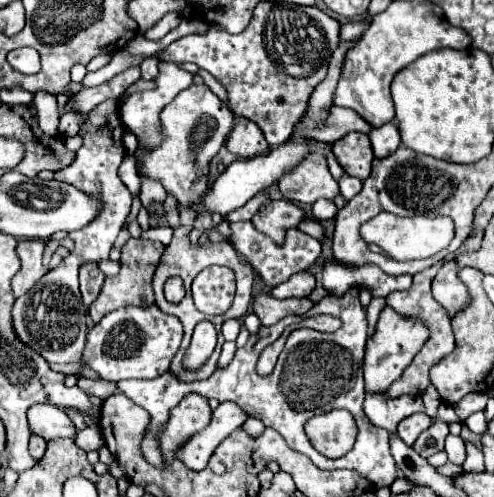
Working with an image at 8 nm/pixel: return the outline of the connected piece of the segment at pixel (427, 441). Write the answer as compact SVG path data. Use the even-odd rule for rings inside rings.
M433 421L433 425L421 433L421 437L415 441L413 449L421 455L421 457L431 457L433 453L437 451L443 451L443 443L445 443L445 437L449 435L449 427L447 423L443 421Z

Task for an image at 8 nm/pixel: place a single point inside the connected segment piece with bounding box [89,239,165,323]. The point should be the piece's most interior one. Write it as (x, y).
(139, 257)

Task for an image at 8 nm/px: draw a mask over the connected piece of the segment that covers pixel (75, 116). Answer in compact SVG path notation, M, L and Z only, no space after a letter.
M65 113L59 123L59 135L61 137L77 135L77 121L81 121L81 113Z

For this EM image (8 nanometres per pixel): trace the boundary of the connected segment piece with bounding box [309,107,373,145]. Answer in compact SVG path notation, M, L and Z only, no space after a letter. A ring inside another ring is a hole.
M333 107L329 111L329 117L327 117L327 125L319 131L313 131L309 133L309 137L315 137L317 141L321 143L335 143L339 141L341 137L345 137L347 133L353 133L353 131L359 131L359 133L369 133L373 127L359 115L359 113L353 113L353 109L345 109L345 107Z

